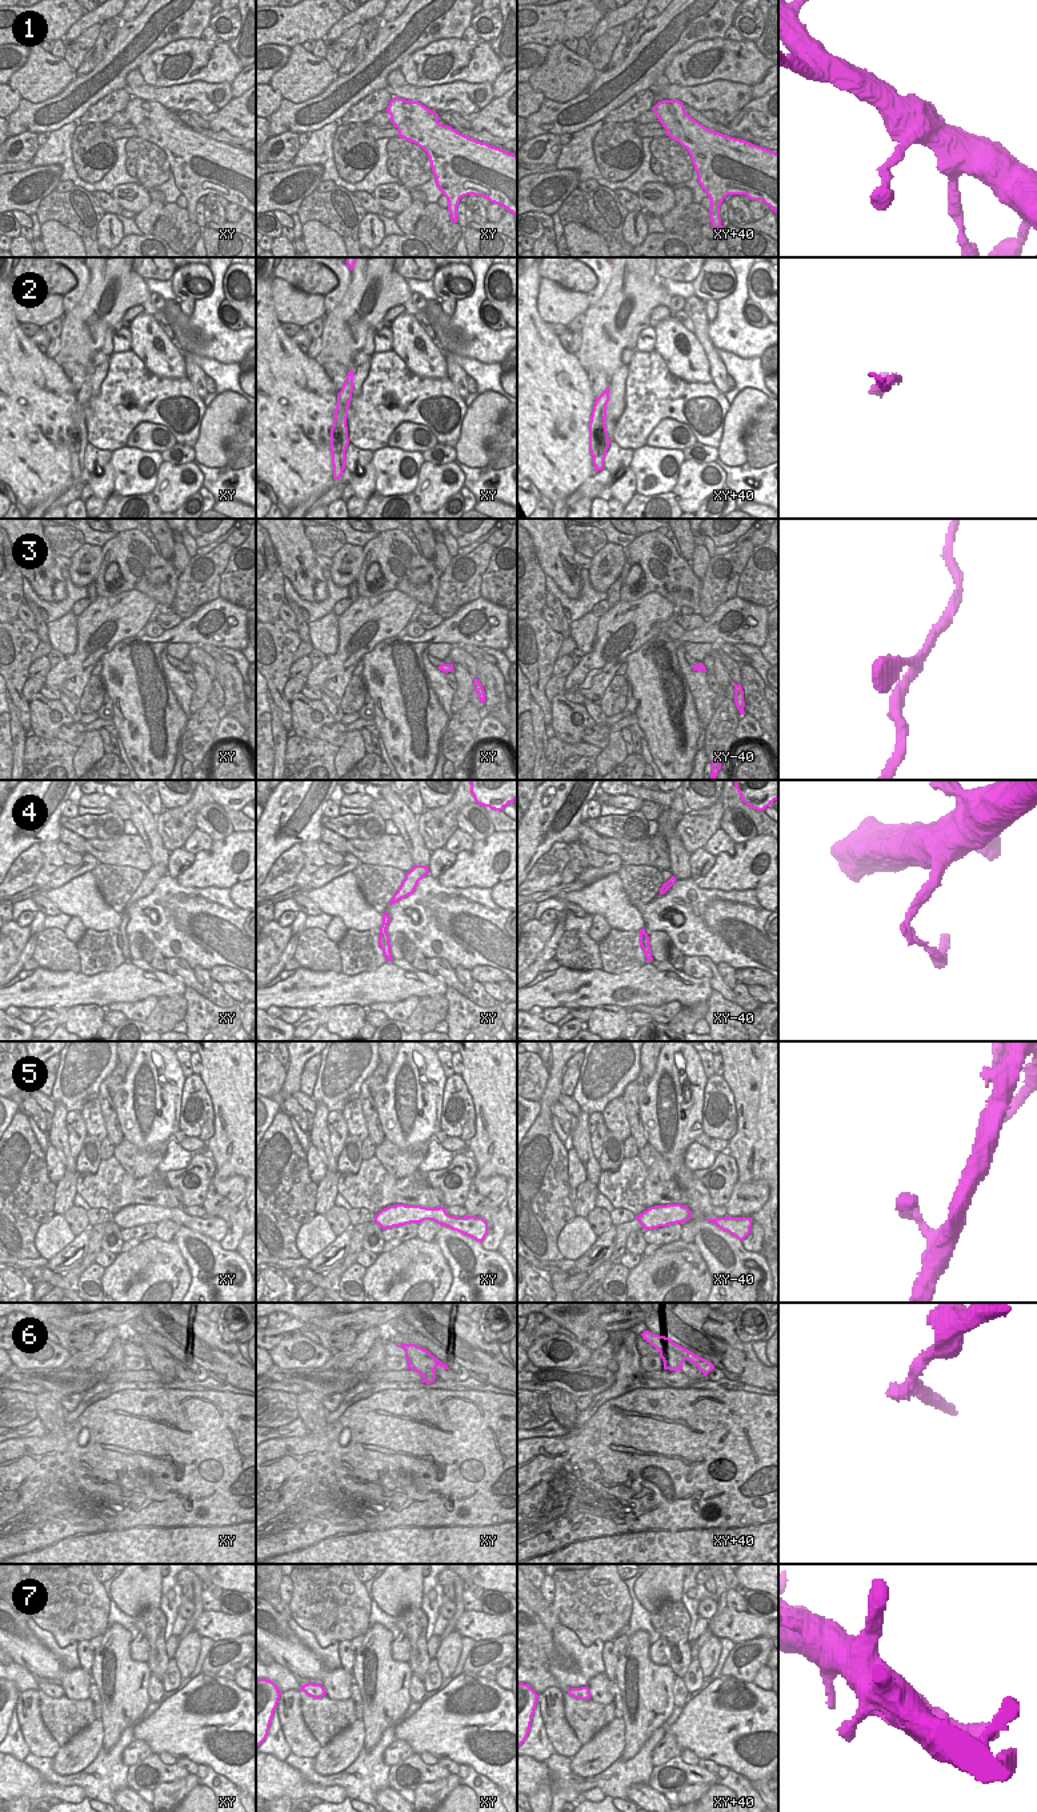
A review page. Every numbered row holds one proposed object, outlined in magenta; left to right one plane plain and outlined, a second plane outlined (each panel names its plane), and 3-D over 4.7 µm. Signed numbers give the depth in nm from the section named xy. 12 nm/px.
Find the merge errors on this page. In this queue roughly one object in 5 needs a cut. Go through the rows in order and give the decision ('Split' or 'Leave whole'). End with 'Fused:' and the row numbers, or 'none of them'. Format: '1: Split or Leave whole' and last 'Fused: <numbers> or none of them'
1: Leave whole
2: Leave whole
3: Leave whole
4: Split
5: Leave whole
6: Split
7: Leave whole
Fused: 4, 6

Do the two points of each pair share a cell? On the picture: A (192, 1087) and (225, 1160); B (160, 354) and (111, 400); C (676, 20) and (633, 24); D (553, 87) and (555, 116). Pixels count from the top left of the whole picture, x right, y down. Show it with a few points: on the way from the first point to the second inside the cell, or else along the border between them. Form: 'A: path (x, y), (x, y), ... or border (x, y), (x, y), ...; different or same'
A: border (212, 1102), (213, 1135), (205, 1144); different
B: border (131, 348), (151, 372), (164, 378), (175, 378); different
C: border (643, 22), (628, 51); different
D: border (584, 90), (565, 102), (545, 99); different

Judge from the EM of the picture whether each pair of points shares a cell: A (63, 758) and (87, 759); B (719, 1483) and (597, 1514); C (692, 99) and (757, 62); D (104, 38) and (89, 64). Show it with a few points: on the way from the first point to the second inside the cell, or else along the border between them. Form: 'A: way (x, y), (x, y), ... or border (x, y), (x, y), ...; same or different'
A: border (77, 748), (72, 766); different
B: way (688, 1487), (660, 1487), (625, 1495); same
C: border (695, 84), (732, 80), (751, 87); different
D: way (101, 44), (92, 58); same

